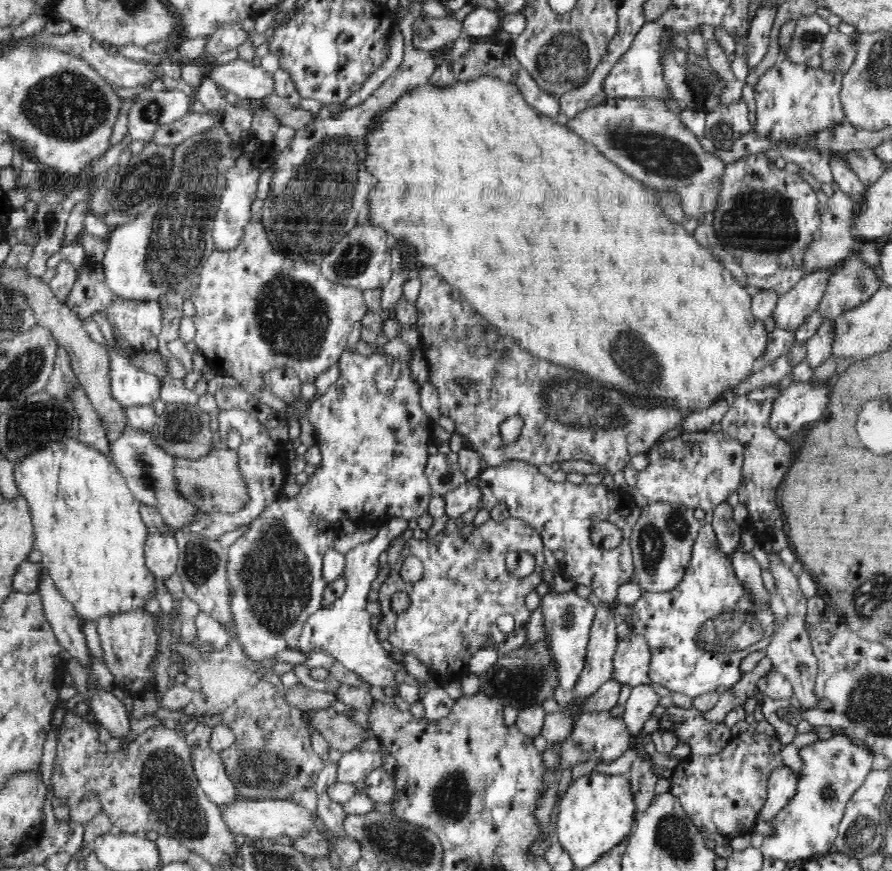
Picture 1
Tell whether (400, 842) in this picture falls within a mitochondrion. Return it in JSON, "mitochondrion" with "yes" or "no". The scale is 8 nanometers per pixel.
{"mitochondrion":"yes"}

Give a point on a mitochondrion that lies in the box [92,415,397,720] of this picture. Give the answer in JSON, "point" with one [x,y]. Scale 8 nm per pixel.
{"point":[277,576]}

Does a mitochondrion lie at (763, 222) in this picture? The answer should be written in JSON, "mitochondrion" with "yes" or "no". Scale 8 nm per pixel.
{"mitochondrion":"yes"}

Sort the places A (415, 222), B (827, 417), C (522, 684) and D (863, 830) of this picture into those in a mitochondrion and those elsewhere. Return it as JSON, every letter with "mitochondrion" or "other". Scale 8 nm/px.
{"A":"mitochondrion","B":"other","C":"mitochondrion","D":"mitochondrion"}

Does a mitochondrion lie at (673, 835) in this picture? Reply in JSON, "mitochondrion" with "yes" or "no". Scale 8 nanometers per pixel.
{"mitochondrion":"yes"}

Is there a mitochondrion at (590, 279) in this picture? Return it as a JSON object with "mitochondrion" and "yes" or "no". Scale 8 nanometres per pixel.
{"mitochondrion":"no"}

